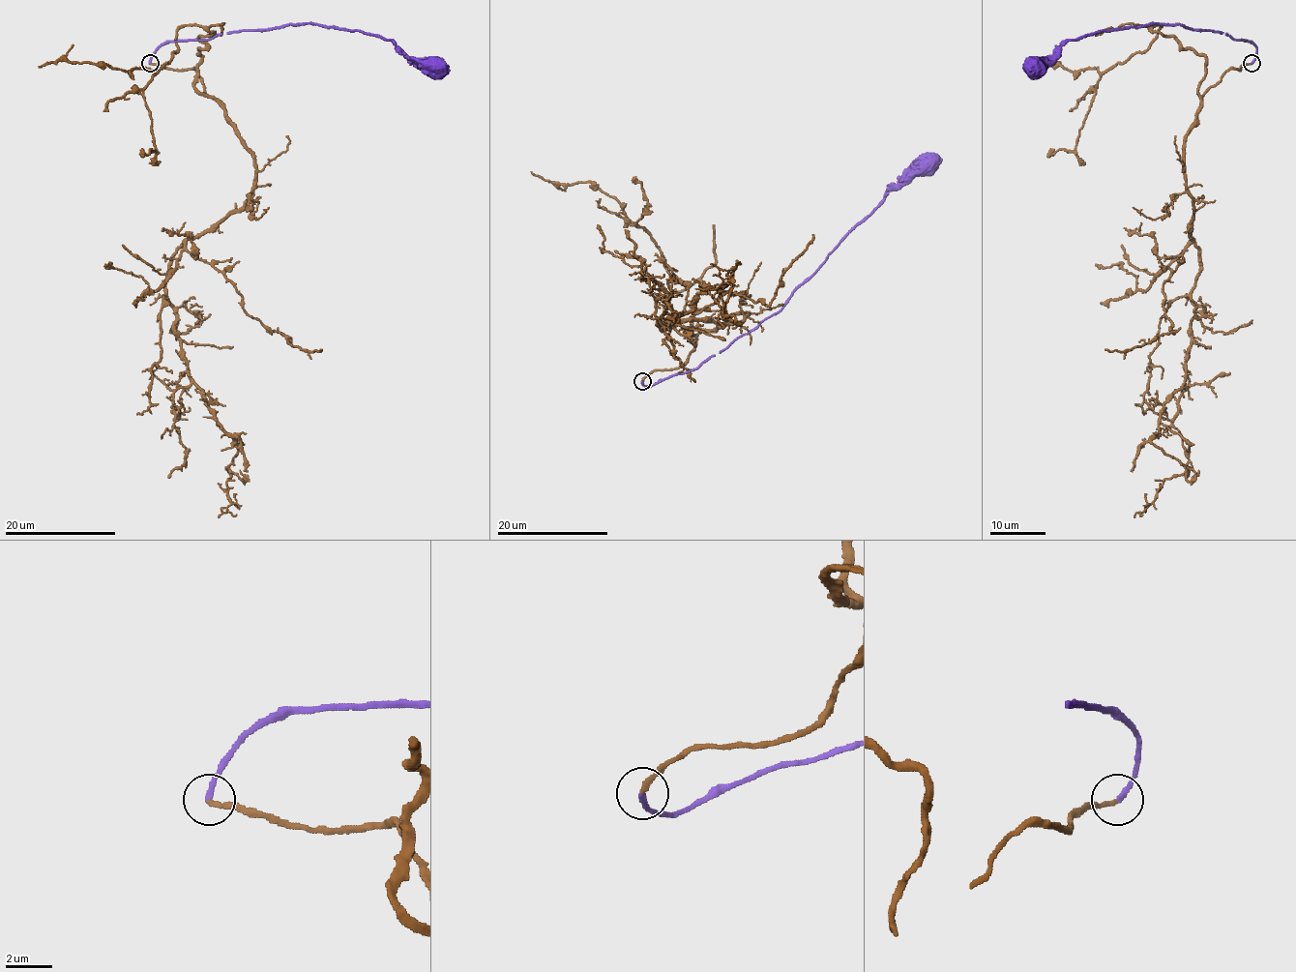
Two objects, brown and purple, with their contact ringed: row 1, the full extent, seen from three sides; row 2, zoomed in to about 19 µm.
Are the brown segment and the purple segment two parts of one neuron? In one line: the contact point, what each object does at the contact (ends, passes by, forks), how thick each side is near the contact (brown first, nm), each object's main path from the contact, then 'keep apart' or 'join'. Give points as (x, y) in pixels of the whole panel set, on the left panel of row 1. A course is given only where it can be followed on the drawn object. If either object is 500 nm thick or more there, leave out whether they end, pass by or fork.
place (150, 63); brown ends; purple ends; calibres 200 and 240 nm; course brown (149, 62), (195, 69), (253, 158), (250, 197), (187, 241), (166, 279), (188, 377), (239, 441), (236, 515); course purple (149, 62), (158, 48), (173, 42), (318, 23), (392, 40), (421, 67), (435, 65); join

